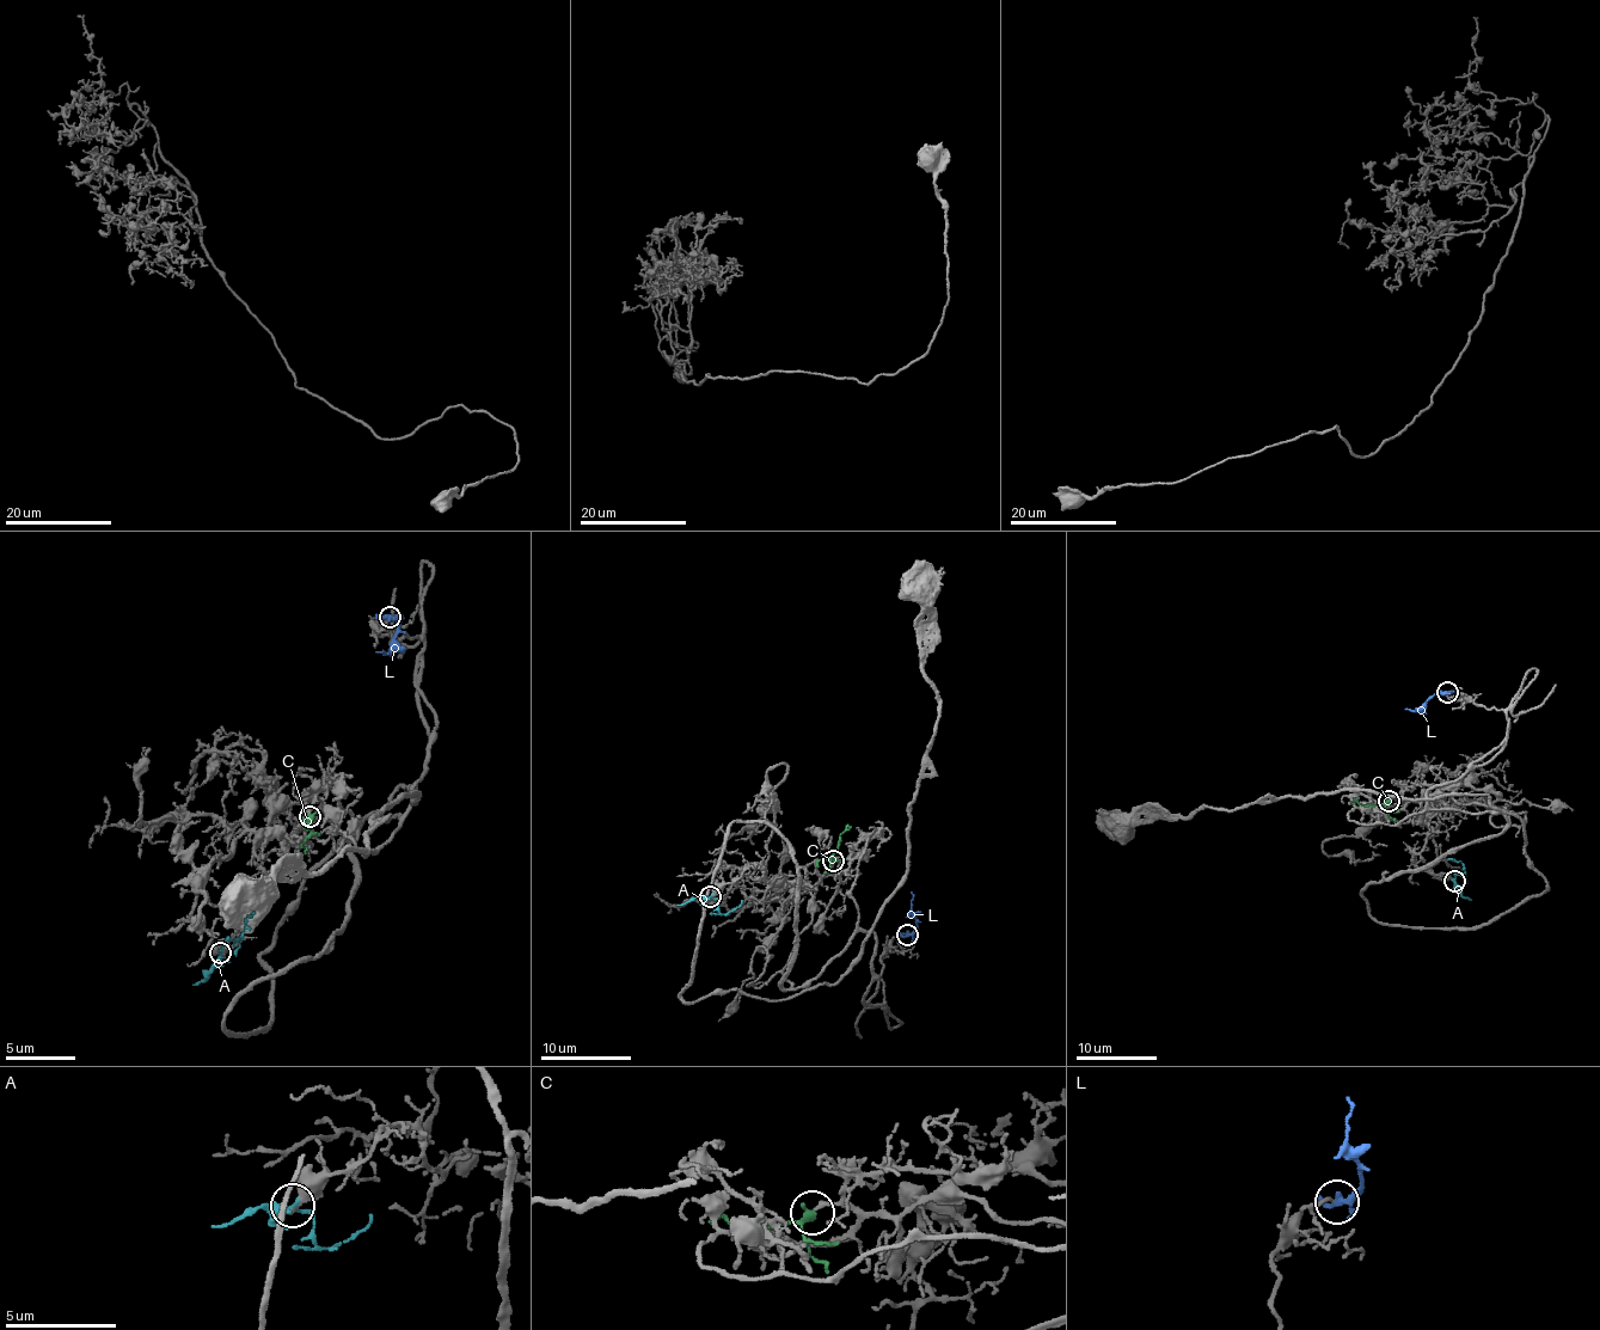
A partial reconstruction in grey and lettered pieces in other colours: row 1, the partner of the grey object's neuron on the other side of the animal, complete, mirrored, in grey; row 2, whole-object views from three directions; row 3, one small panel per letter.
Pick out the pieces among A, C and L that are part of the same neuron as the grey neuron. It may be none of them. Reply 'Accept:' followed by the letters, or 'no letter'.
Accept: C

